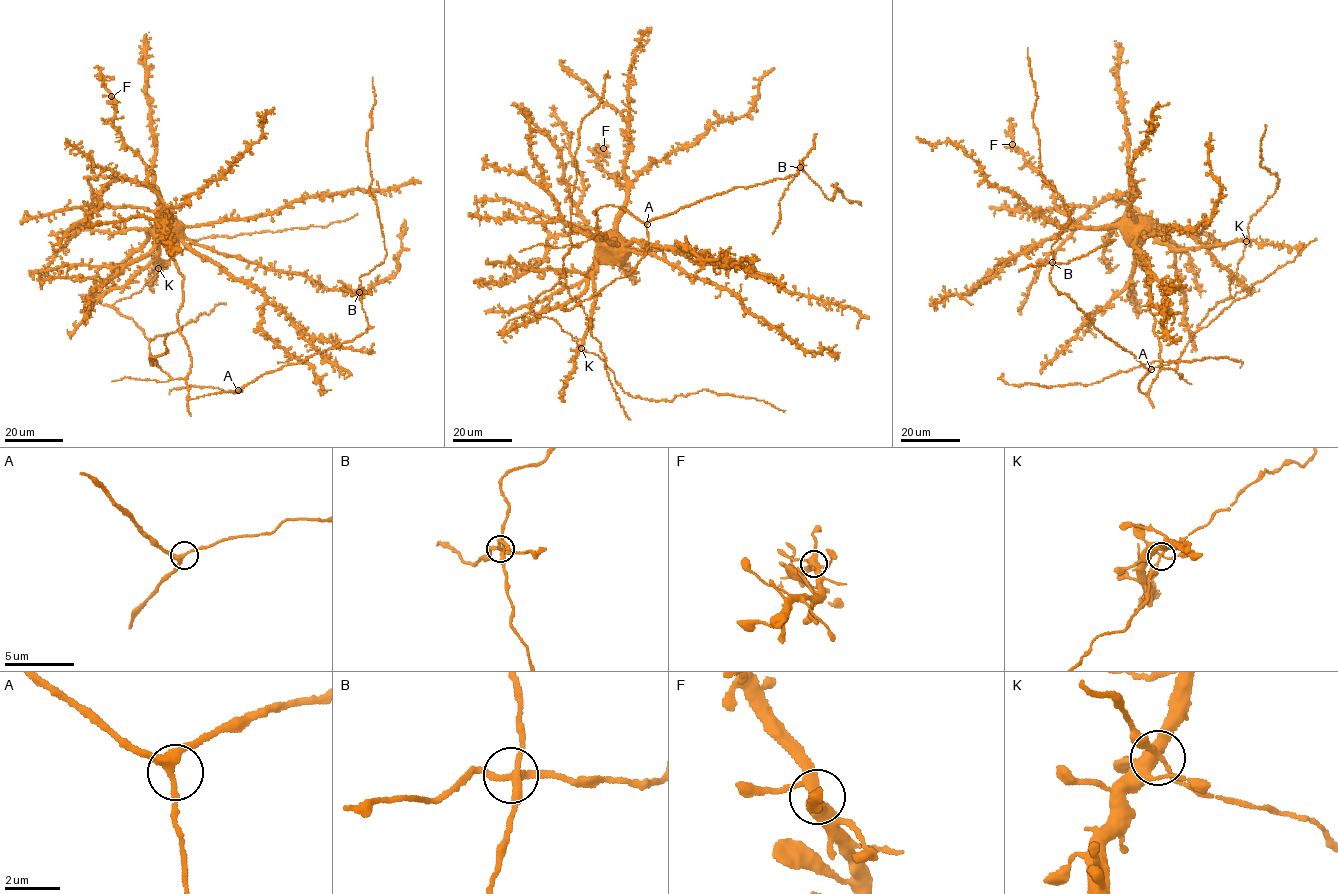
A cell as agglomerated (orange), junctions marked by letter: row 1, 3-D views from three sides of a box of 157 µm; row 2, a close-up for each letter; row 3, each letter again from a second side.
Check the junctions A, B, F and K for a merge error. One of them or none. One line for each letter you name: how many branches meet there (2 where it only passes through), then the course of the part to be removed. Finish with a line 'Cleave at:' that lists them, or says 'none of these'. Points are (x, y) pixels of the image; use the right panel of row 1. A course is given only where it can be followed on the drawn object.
B: branches 4; course (1051, 262), (1066, 263), (1116, 239)
Cleave at: B

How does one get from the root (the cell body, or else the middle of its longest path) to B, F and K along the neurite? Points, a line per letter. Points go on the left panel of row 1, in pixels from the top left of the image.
B: (159, 222), (183, 277), (177, 319), (191, 358), (189, 399), (238, 390), (352, 341), (369, 326), (360, 292)
F: (159, 222), (169, 216), (168, 208), (148, 184), (145, 162), (124, 143), (114, 126), (116, 109), (111, 96)
K: (159, 222), (154, 227), (154, 236), (165, 267), (158, 268)

